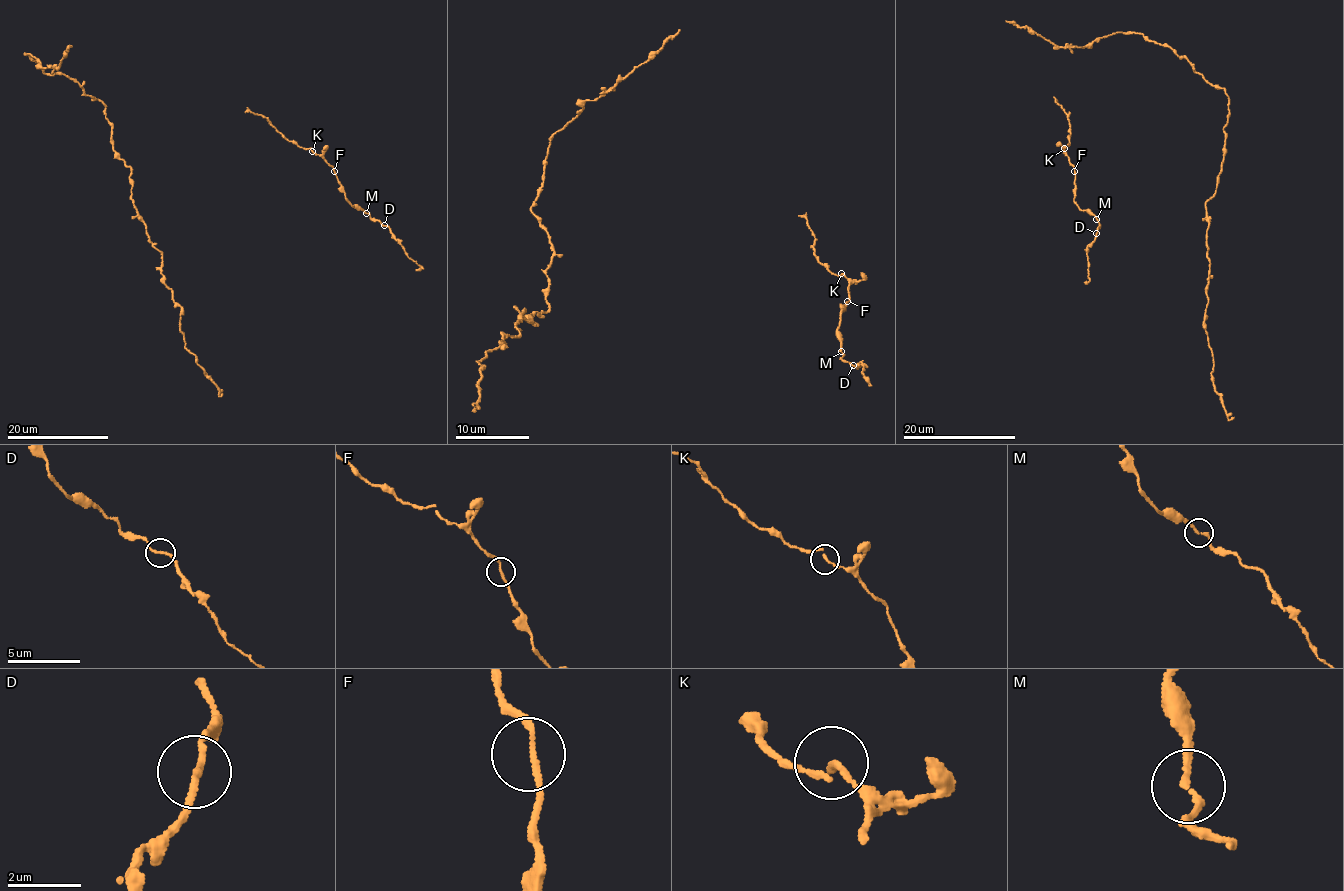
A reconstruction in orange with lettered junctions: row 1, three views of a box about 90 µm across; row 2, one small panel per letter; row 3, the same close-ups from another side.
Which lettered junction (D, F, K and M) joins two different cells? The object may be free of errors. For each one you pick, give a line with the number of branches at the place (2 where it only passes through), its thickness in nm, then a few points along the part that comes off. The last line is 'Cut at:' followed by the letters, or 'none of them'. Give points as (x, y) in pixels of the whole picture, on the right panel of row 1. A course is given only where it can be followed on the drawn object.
Cut at: none of them

